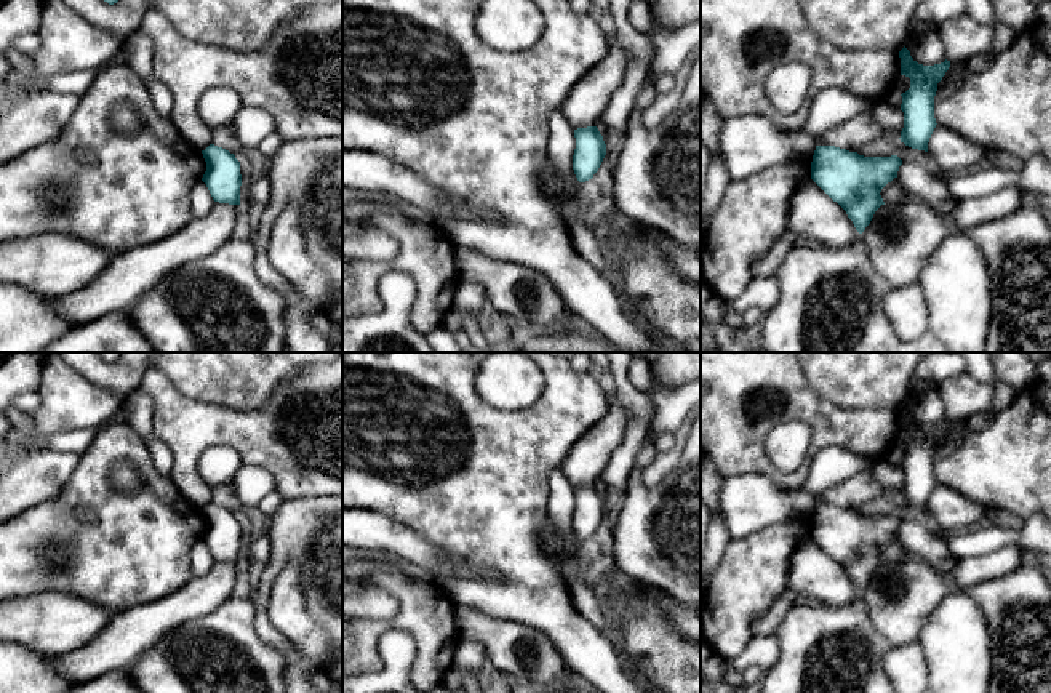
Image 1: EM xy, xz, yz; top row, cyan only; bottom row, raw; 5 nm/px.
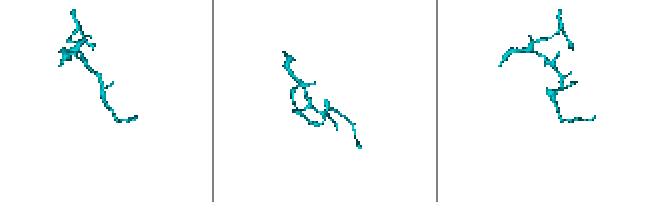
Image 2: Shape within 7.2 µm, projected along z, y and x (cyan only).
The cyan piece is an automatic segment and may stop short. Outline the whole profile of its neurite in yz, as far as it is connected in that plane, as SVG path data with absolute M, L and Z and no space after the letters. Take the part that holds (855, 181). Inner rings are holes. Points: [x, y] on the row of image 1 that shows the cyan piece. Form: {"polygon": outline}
{"polygon": "M816 146L811 179L846 211L862 234L885 205L880 192L897 178L901 165L897 155L864 157L835 146Z"}

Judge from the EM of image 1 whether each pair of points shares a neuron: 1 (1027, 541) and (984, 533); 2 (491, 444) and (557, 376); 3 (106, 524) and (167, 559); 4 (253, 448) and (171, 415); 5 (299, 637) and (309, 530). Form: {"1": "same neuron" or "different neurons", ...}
{"1": "same neuron", "2": "same neuron", "3": "same neuron", "4": "same neuron", "5": "different neurons"}

